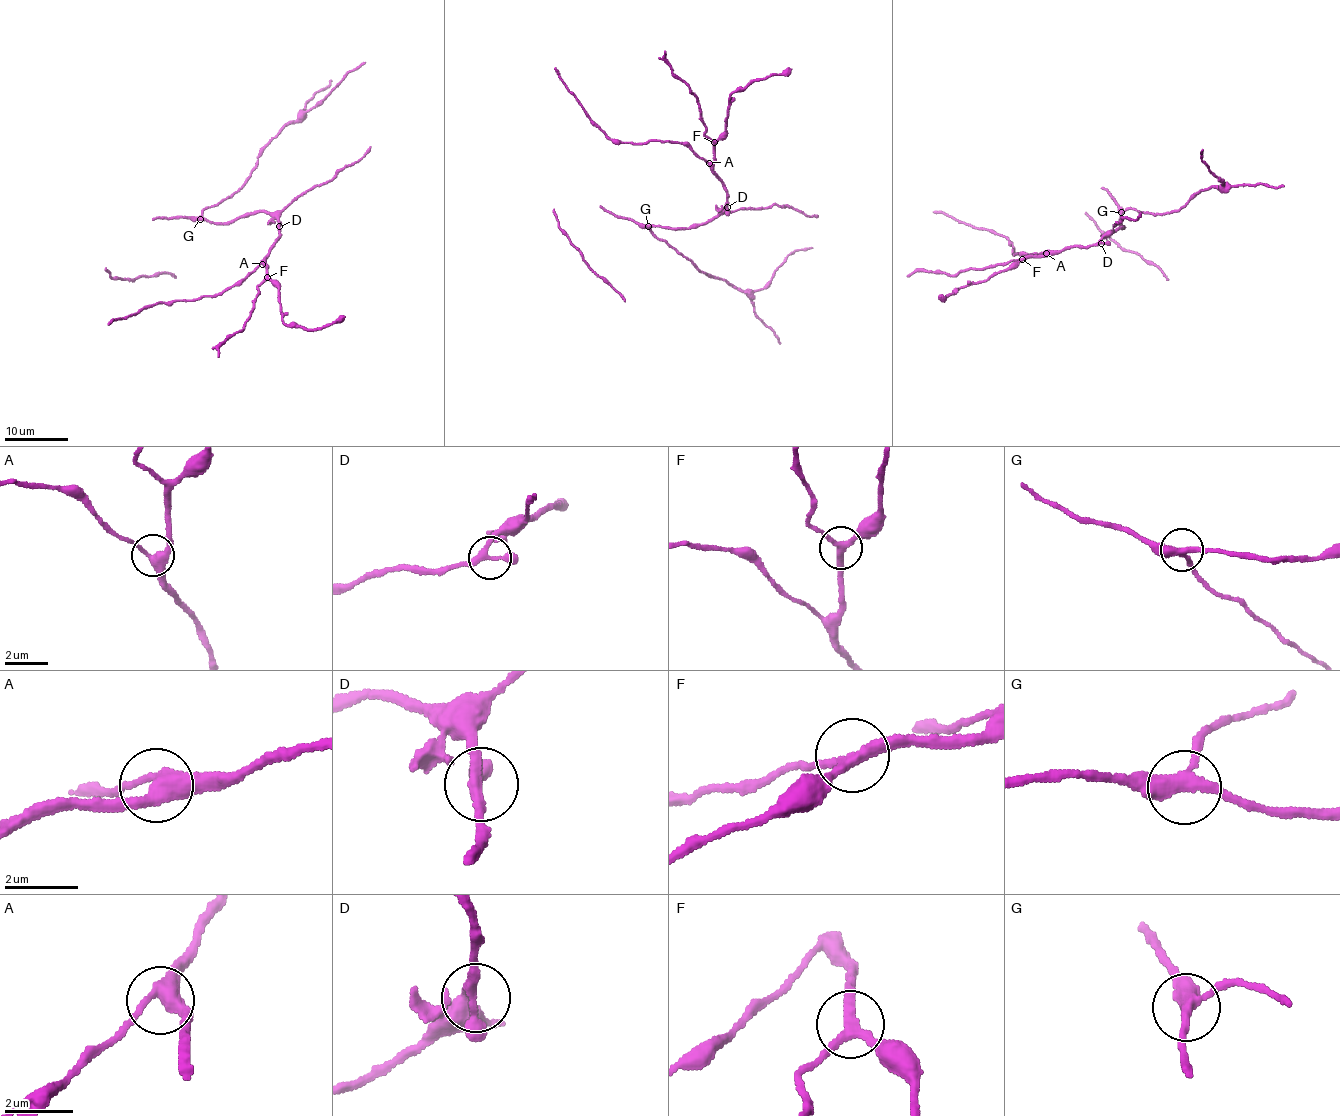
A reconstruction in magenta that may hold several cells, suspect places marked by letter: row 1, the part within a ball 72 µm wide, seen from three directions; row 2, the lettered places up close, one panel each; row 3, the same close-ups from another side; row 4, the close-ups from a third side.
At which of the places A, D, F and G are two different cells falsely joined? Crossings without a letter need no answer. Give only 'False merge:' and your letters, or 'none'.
False merge: none

